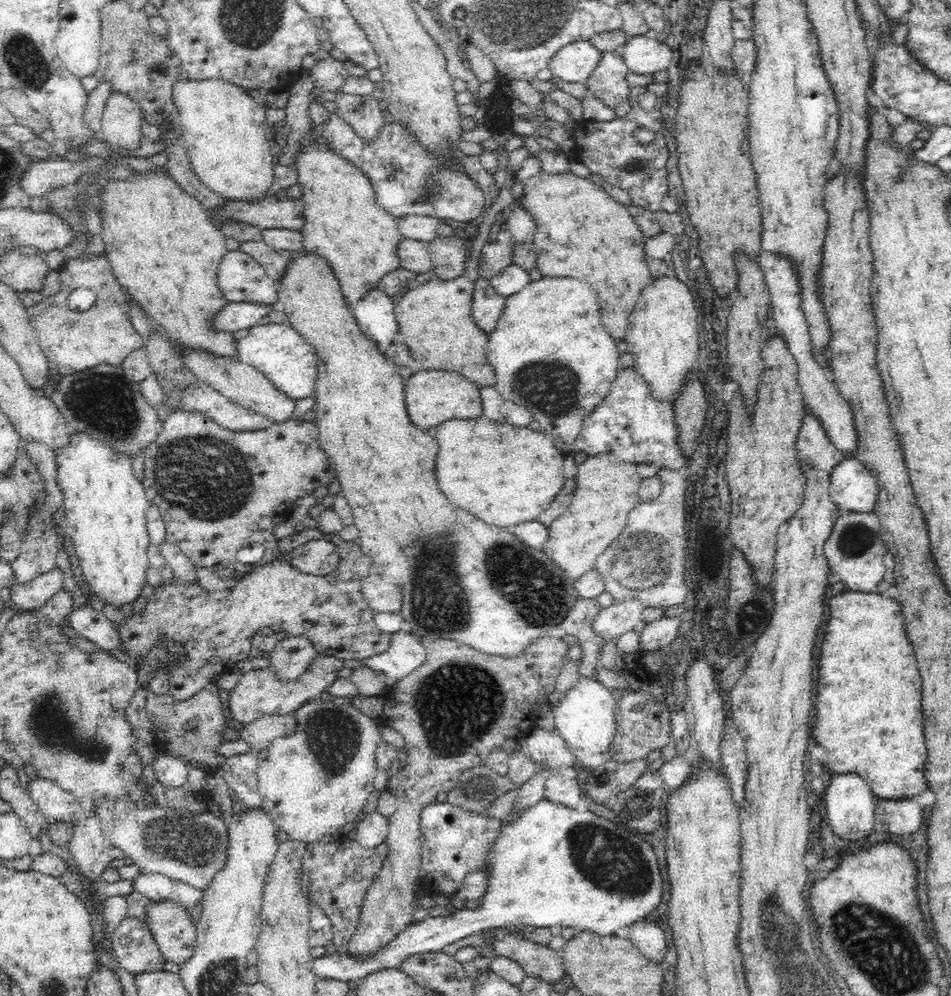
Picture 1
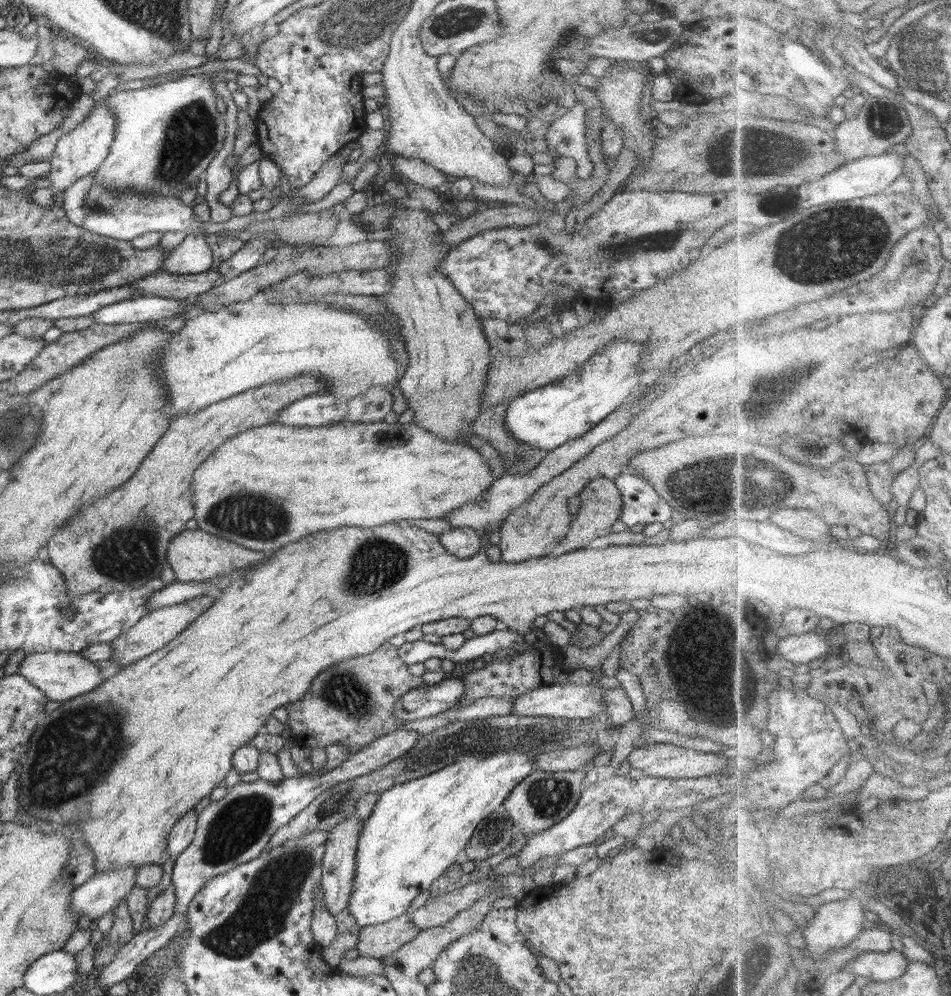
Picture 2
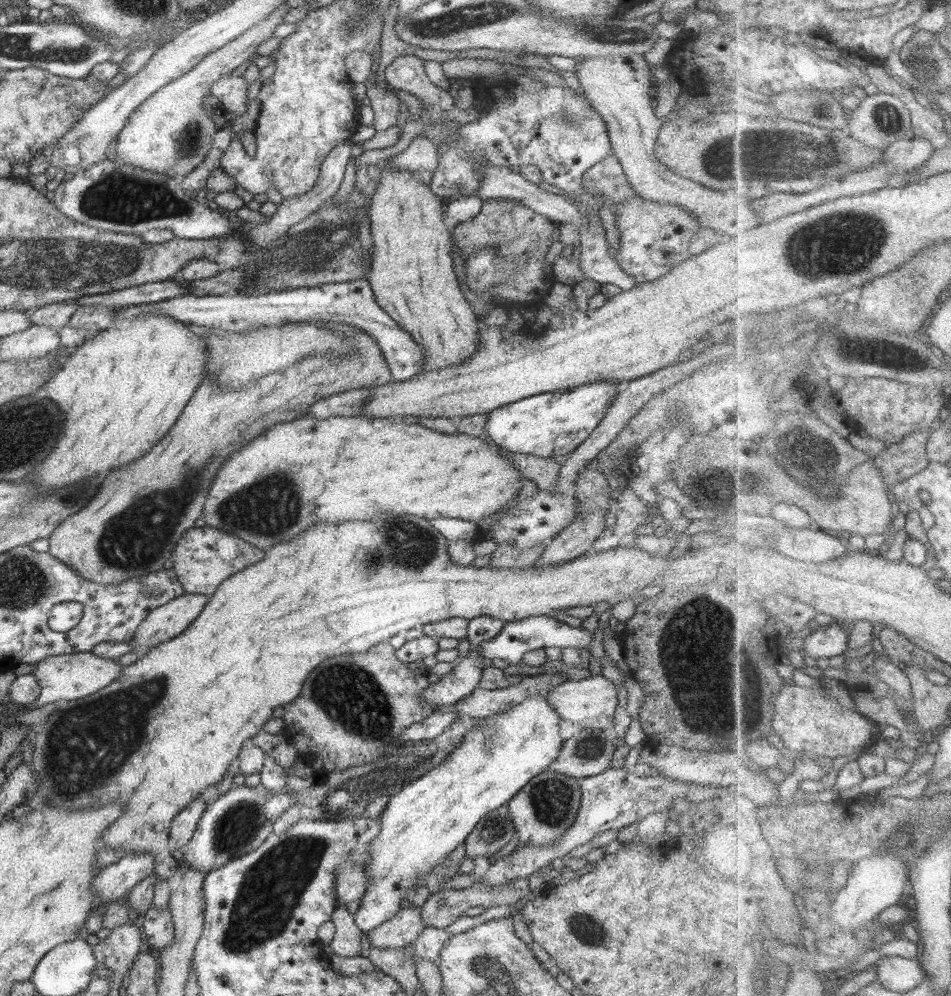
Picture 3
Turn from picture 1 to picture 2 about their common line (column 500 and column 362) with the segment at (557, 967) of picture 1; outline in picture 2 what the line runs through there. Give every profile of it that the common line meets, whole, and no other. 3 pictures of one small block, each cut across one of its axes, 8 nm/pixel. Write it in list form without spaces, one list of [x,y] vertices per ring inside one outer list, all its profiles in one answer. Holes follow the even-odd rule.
[[[409,912],[390,922],[360,928],[357,934],[358,954],[382,959],[402,948],[420,932],[410,921]]]

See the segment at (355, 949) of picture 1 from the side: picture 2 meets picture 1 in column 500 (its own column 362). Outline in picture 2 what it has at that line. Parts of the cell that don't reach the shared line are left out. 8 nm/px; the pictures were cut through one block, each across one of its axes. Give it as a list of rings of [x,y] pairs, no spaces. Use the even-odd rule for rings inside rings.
[[[386,642],[372,654],[330,666],[314,678],[302,700],[286,703],[284,707],[297,744],[316,749],[337,744],[353,747],[352,752],[356,752],[373,740],[398,730],[404,720],[393,717],[394,705],[403,694],[422,685],[421,676],[408,672],[398,648]]]

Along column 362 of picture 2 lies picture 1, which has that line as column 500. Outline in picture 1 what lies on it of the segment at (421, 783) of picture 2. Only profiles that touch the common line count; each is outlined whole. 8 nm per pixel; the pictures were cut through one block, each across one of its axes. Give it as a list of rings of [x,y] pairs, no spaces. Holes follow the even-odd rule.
[[[544,799],[532,808],[524,808],[516,820],[501,822],[497,840],[486,856],[487,885],[480,906],[462,908],[449,916],[428,916],[419,923],[410,924],[390,944],[382,946],[372,956],[350,956],[330,950],[328,954],[311,960],[311,971],[316,978],[332,980],[361,980],[368,974],[384,969],[397,969],[405,958],[423,952],[438,952],[444,946],[487,929],[515,926],[552,927],[554,929],[579,926],[600,936],[614,935],[618,929],[638,920],[646,921],[650,912],[660,904],[662,878],[656,854],[648,842],[618,826],[615,820],[596,816],[592,811],[577,812],[562,804]]]

